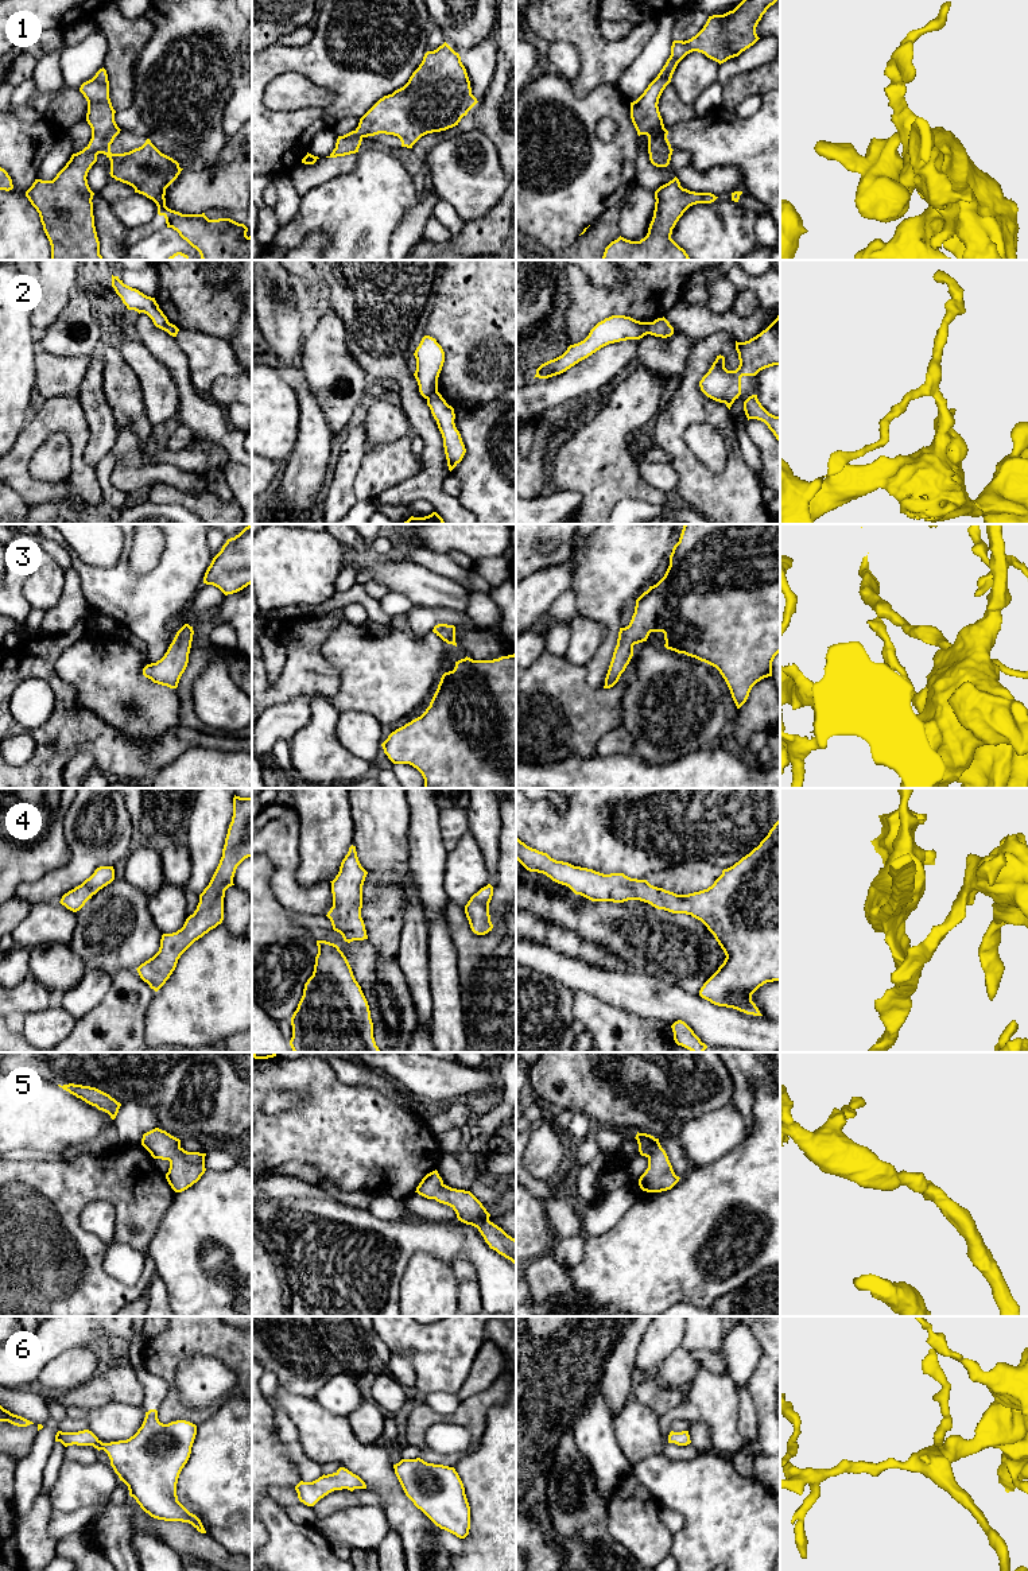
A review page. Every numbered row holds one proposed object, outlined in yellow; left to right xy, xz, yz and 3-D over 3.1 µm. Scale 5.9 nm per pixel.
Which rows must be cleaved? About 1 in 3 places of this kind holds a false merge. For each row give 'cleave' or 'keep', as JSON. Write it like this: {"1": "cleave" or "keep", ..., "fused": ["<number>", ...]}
{"1": "keep", "2": "cleave", "3": "keep", "4": "keep", "5": "keep", "6": "keep", "fused": ["2"]}

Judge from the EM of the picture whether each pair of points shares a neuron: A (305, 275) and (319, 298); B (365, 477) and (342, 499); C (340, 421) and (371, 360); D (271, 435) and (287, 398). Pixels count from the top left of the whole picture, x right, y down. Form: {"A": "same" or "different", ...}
{"A": "different", "B": "different", "C": "different", "D": "same"}

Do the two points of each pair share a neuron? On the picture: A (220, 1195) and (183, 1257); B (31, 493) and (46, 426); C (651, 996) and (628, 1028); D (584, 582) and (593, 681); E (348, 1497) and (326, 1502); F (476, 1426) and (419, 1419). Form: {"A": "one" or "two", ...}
{"A": "one", "B": "one", "C": "two", "D": "one", "E": "one", "F": "one"}

